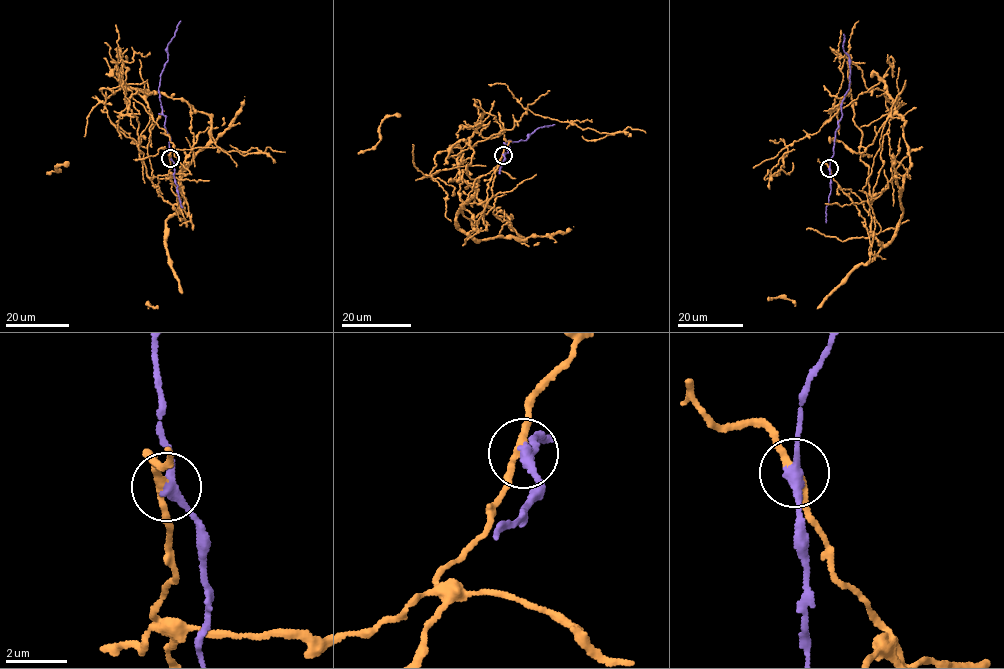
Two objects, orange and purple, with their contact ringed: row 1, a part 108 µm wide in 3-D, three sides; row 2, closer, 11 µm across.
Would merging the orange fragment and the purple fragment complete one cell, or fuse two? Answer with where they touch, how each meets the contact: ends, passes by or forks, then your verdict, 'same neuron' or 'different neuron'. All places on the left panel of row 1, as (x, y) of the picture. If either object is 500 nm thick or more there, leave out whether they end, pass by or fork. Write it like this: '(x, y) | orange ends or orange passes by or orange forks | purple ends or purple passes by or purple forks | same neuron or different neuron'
(170, 158) | orange passes by | purple passes by | different neuron

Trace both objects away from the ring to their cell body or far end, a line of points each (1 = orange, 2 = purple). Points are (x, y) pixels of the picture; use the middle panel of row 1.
1: (503, 154), (463, 202), (469, 138), (480, 123), (463, 148), (510, 130), (528, 110), (617, 132), (582, 136)
2: (503, 154), (509, 151), (506, 147), (510, 140), (526, 140), (537, 129), (555, 125)

